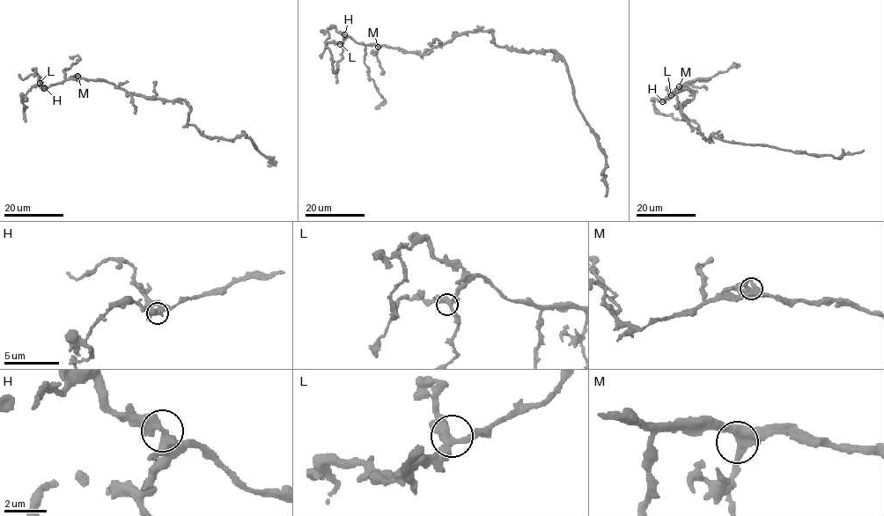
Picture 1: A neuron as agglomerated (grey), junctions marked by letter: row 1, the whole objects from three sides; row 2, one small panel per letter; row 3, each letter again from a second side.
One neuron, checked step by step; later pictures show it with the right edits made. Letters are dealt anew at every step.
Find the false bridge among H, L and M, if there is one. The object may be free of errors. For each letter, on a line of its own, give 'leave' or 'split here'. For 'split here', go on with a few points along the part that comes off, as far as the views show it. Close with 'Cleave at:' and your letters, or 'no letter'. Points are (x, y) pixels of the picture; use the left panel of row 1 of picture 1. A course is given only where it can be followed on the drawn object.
H: leave
L: leave
M: leave
Cleave at: no letter

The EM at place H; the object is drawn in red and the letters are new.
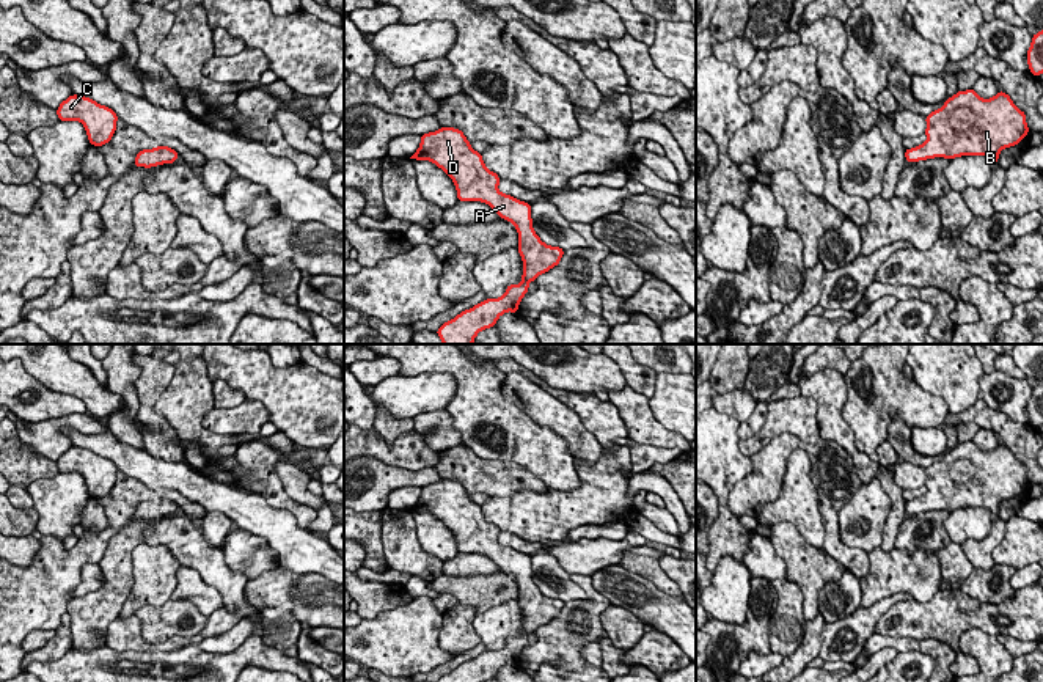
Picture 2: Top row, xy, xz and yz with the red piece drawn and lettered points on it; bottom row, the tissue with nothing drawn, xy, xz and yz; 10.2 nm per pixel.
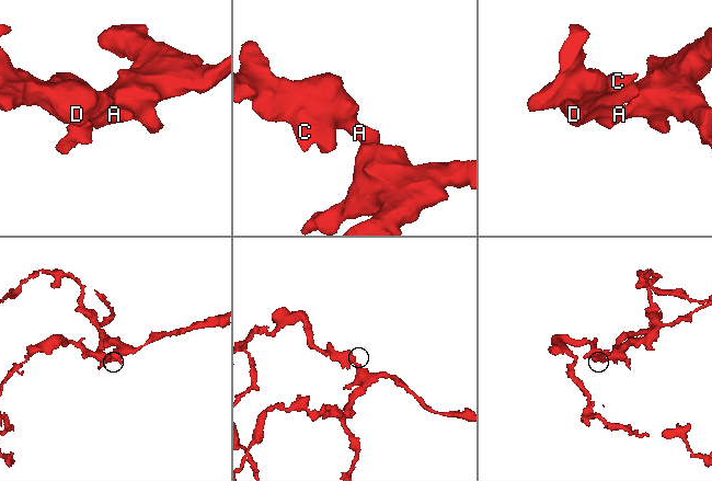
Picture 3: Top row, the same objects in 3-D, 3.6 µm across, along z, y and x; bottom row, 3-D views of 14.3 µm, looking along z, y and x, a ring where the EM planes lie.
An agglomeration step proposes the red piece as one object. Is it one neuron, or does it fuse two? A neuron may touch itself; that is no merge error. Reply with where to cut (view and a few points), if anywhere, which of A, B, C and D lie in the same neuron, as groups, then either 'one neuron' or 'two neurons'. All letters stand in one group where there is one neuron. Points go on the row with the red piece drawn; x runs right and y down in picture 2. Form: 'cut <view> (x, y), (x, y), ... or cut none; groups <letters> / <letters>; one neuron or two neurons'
cut none; groups A B C D; one neuron

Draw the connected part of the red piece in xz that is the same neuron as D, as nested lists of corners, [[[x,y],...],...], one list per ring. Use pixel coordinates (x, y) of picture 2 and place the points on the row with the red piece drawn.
[[[441,127],[421,135],[421,145],[410,159],[434,162],[454,181],[459,201],[482,201],[517,228],[522,283],[509,284],[503,297],[485,299],[435,332],[443,344],[473,344],[476,335],[495,327],[501,314],[518,313],[528,284],[558,266],[565,250],[540,240],[532,229],[531,204],[498,190],[500,176],[485,168],[481,152],[470,146],[462,130]]]

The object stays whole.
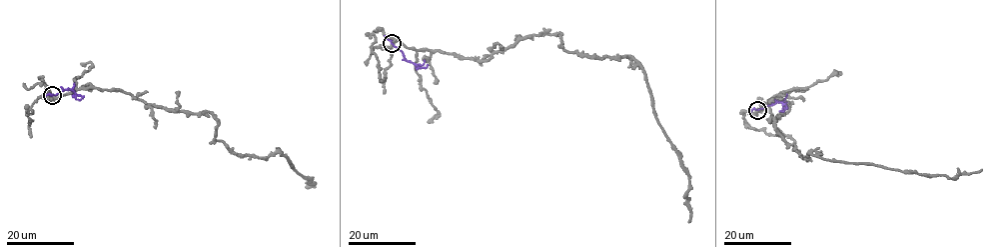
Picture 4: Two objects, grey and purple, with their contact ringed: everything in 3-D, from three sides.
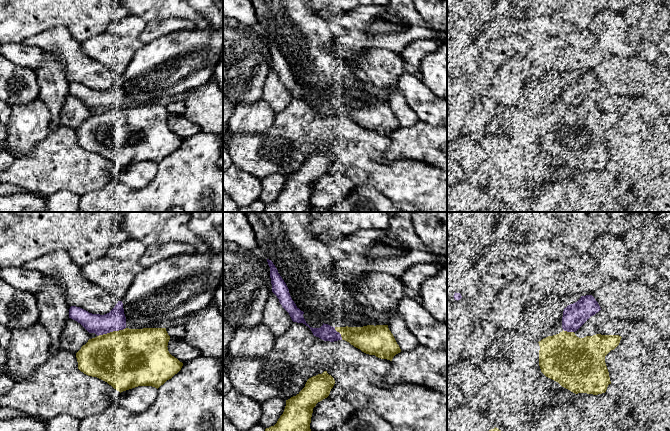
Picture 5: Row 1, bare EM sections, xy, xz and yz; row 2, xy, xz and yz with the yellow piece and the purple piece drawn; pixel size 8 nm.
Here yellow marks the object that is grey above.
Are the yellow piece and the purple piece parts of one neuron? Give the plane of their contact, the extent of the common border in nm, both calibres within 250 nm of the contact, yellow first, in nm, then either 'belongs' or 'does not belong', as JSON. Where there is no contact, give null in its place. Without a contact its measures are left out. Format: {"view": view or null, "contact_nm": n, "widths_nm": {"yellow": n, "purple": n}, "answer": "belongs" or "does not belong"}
{"view": "xy", "contact_nm": 240, "widths_nm": {"yellow": 480, "purple": 170}, "answer": "does not belong"}

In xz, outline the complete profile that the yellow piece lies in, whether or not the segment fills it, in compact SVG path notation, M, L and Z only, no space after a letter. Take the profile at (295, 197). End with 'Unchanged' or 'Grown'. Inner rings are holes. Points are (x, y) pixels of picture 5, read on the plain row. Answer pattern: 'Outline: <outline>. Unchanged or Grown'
Outline: M327 147L309 154L296 172L286 176L283 190L274 202L265 205L264 212L308 212L313 184L329 172L334 160Z. Unchanged

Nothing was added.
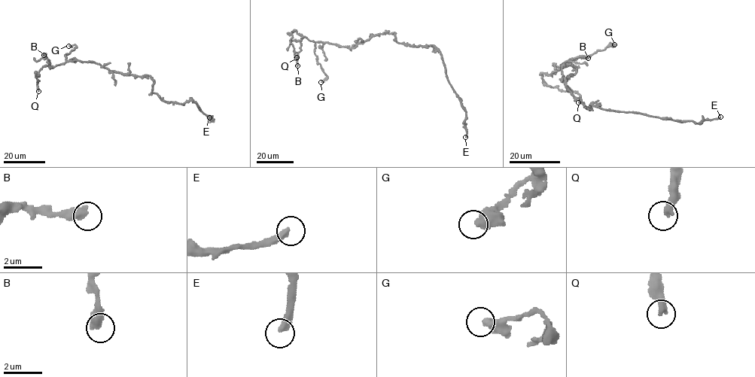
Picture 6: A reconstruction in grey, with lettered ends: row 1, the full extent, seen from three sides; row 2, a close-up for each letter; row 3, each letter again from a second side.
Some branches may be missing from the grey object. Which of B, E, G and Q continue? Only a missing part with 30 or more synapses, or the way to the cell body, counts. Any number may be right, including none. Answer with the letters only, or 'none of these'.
E

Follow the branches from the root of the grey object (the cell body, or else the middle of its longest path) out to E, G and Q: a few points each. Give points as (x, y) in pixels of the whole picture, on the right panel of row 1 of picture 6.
E: (565, 84), (589, 108), (592, 104), (602, 109), (642, 113), (696, 123), (720, 117)
G: (565, 84), (563, 79), (576, 71), (570, 65), (560, 65), (601, 51), (609, 43), (614, 44)
Q: (565, 84), (563, 79), (576, 72), (570, 65), (541, 74), (547, 85), (575, 91), (578, 102)

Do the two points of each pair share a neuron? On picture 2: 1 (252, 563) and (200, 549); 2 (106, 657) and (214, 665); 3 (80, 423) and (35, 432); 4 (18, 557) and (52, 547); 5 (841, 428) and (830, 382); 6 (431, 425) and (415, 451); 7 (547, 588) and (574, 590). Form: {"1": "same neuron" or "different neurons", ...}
{"1": "different neurons", "2": "same neuron", "3": "same neuron", "4": "different neurons", "5": "same neuron", "6": "different neurons", "7": "same neuron"}

